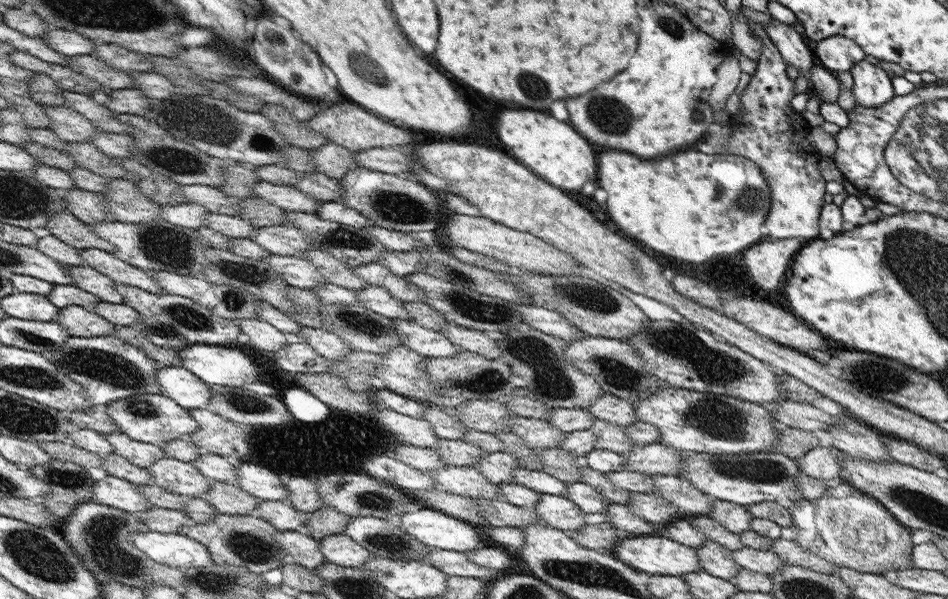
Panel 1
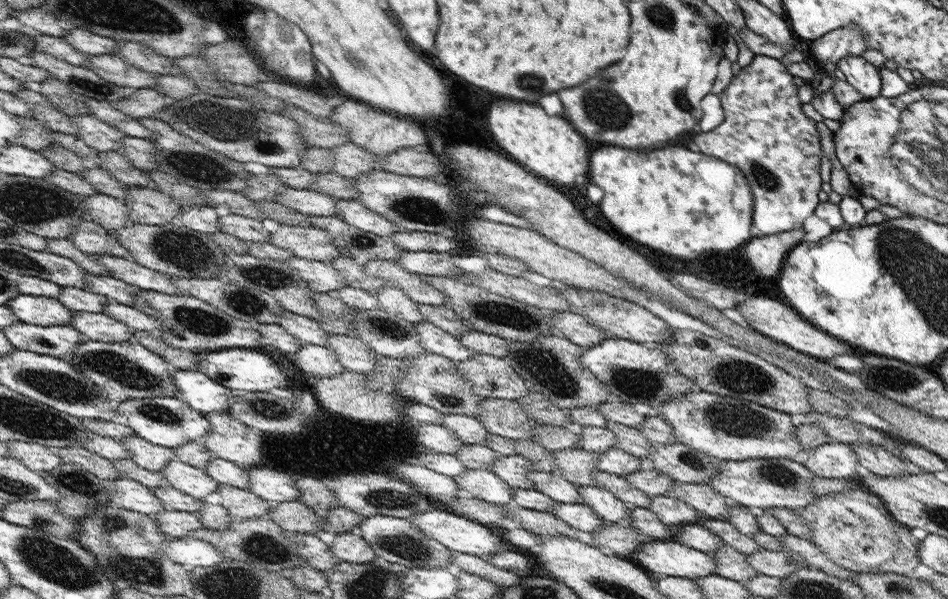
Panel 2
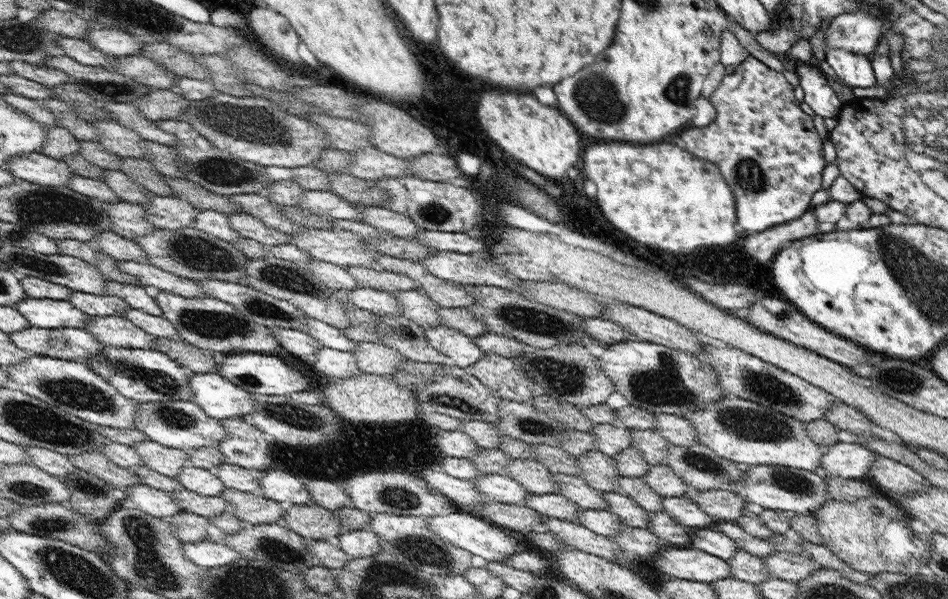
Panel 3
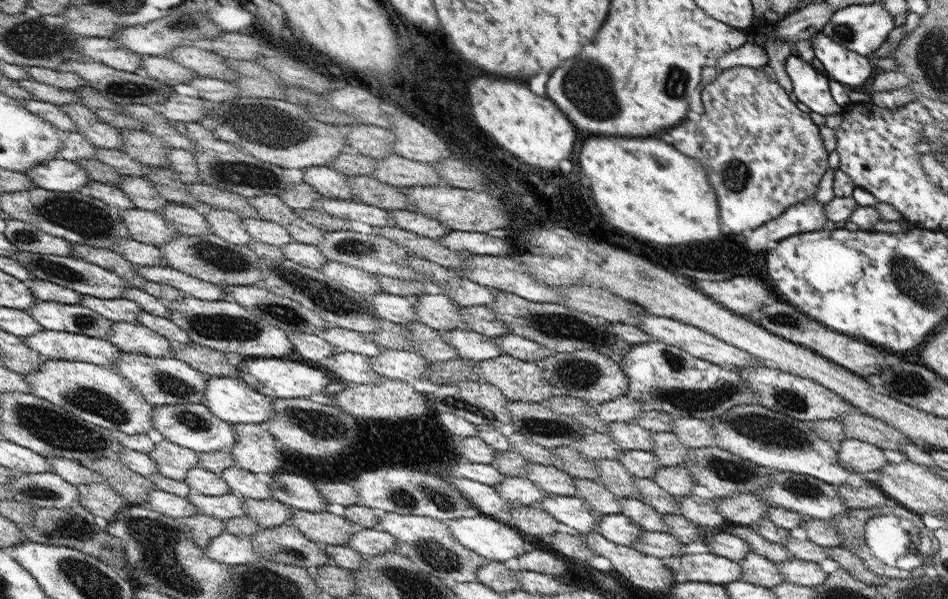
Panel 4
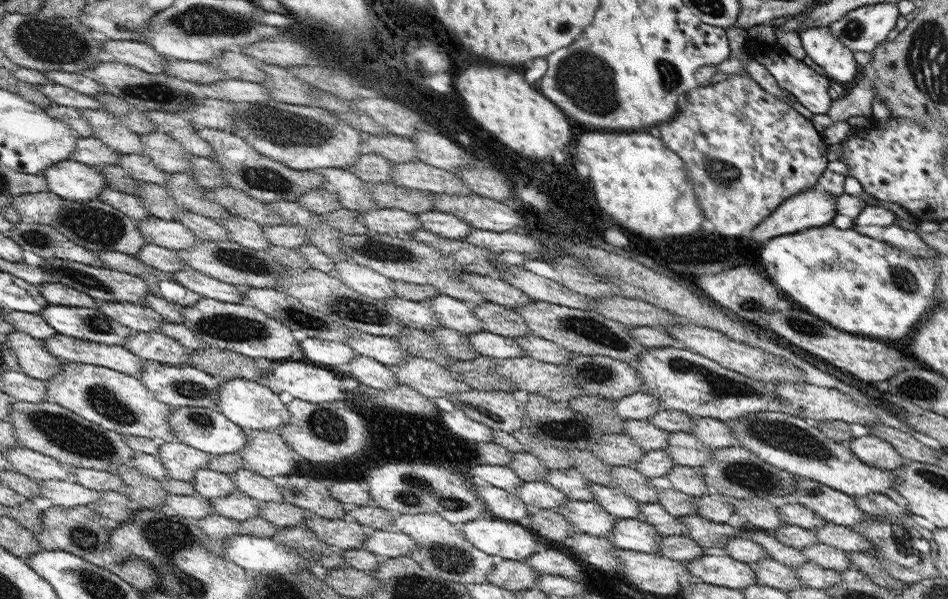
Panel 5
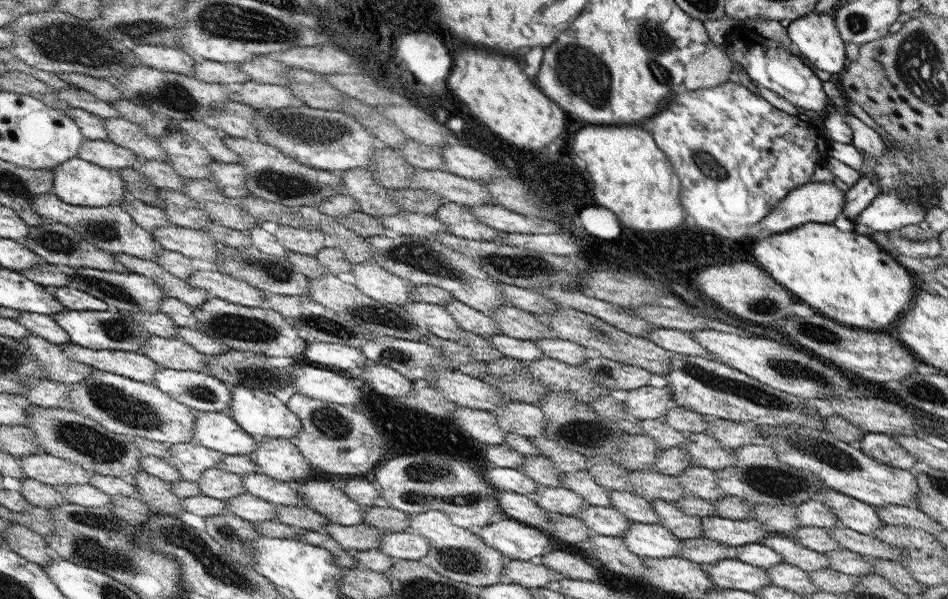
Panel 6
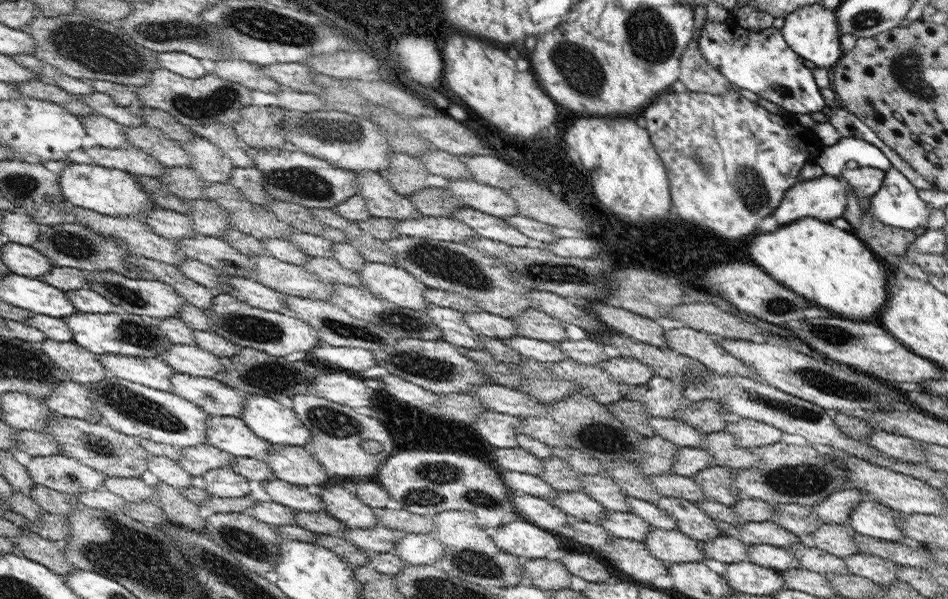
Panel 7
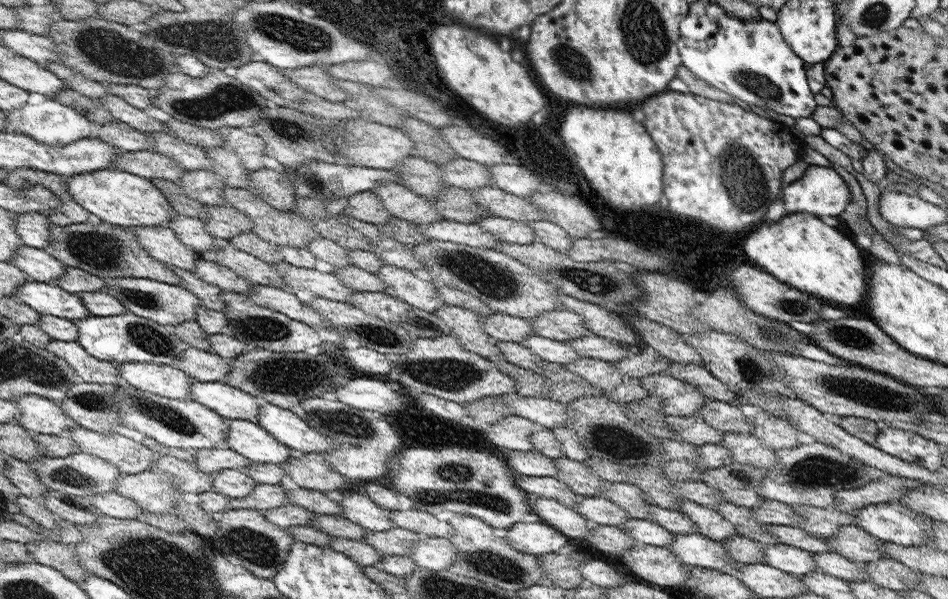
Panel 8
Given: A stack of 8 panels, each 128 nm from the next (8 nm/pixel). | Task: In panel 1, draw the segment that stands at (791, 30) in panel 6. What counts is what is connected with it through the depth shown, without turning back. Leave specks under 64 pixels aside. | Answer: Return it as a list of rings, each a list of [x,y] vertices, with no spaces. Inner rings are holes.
[[[862,59],[848,72],[853,78],[852,94],[856,105],[878,108],[895,96],[890,77],[876,65]]]

